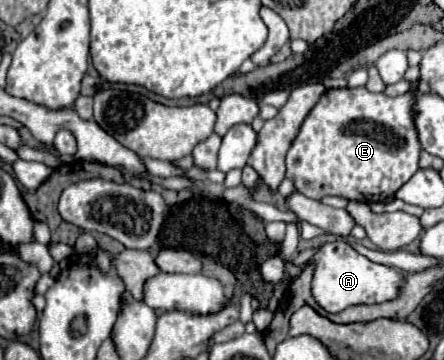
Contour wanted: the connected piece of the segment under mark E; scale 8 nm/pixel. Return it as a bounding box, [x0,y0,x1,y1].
[287,88,421,202]

